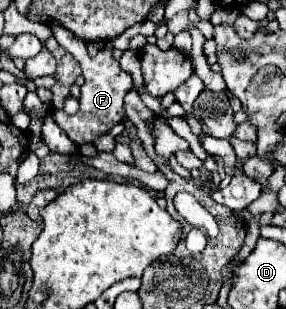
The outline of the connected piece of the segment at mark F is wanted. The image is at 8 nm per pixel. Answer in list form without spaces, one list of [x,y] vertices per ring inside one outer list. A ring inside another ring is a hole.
[[[53,22],[53,36],[59,42],[61,48],[65,48],[69,54],[75,54],[77,62],[81,64],[83,76],[85,76],[85,84],[81,86],[81,108],[77,114],[69,116],[65,114],[65,110],[51,110],[53,120],[57,122],[57,126],[75,142],[75,144],[85,144],[85,142],[93,142],[97,136],[107,134],[115,124],[119,124],[125,116],[123,110],[123,96],[129,90],[129,86],[133,86],[131,74],[123,72],[119,68],[119,62],[113,58],[113,43],[106,41],[105,48],[99,50],[99,54],[95,58],[91,58],[87,54],[85,42],[81,38],[77,38],[75,34],[71,34],[67,28],[63,28],[61,24]]]

